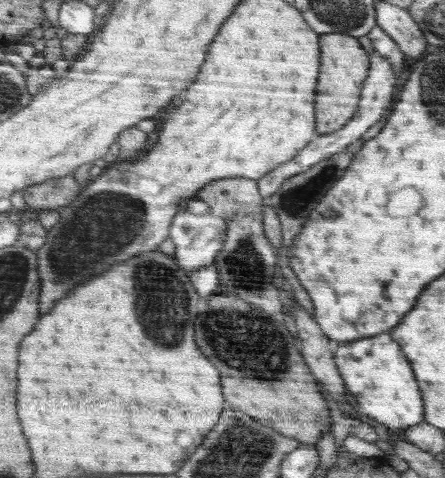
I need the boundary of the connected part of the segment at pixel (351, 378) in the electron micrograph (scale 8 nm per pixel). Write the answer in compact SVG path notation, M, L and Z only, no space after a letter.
M388 336L352 340L334 346L335 363L346 388L354 399L361 414L386 426L388 433L402 437L410 427L424 423L427 419L422 392L418 392L414 374L400 346Z

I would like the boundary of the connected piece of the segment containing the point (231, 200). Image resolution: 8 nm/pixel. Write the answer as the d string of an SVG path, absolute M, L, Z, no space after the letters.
M248 178L215 180L214 183L204 187L196 197L210 206L209 213L212 216L224 216L226 220L231 221L227 232L227 242L214 263L222 292L226 290L228 294L234 294L236 298L252 304L254 308L269 315L282 316L284 312L292 313L297 300L286 280L284 280L285 286L280 290L268 288L268 286L274 286L272 280L276 278L276 252L264 236L264 226L262 226L264 204L262 204L259 182Z

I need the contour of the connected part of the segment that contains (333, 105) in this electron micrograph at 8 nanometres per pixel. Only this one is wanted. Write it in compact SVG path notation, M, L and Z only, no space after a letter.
M342 33L324 35L324 76L320 76L320 96L316 96L316 132L320 135L339 131L355 116L362 98L362 84L370 77L368 75L368 54L358 44L358 39Z

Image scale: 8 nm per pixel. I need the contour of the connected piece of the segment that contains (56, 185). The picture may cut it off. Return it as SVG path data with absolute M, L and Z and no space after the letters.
M66 175L26 187L22 191L28 209L57 210L70 204L83 191L83 187L73 175Z

